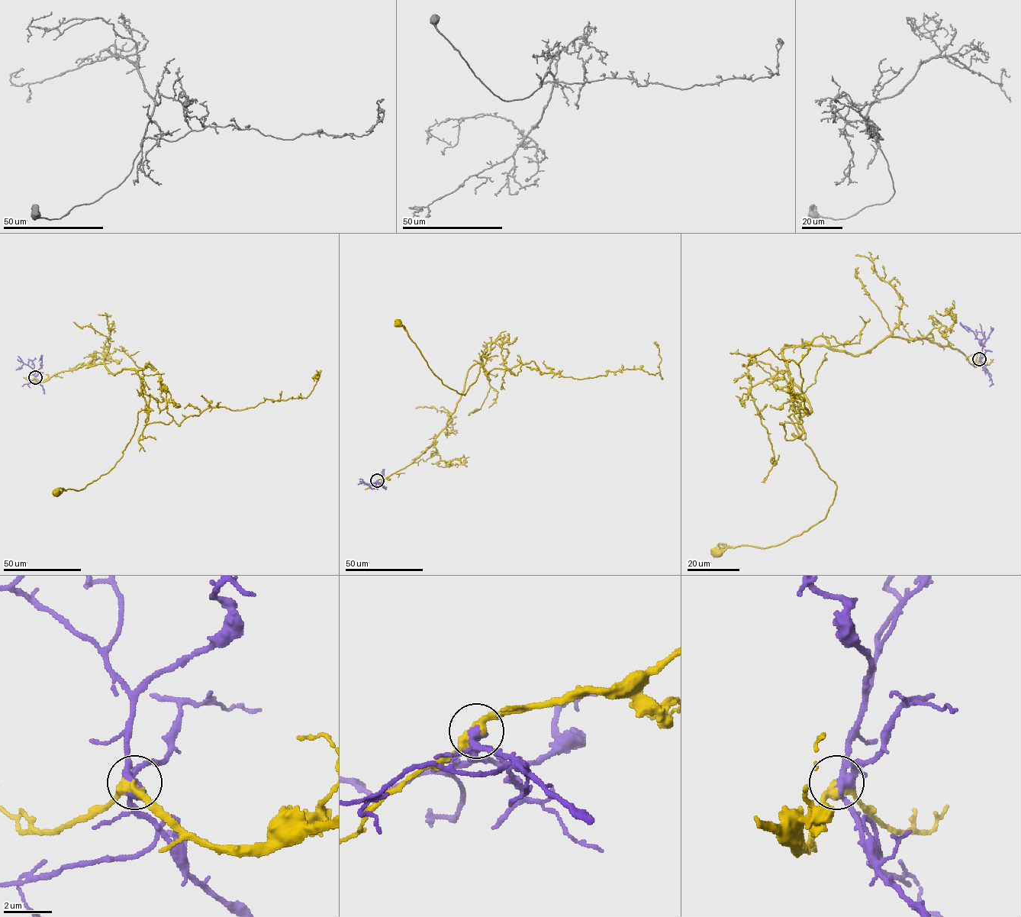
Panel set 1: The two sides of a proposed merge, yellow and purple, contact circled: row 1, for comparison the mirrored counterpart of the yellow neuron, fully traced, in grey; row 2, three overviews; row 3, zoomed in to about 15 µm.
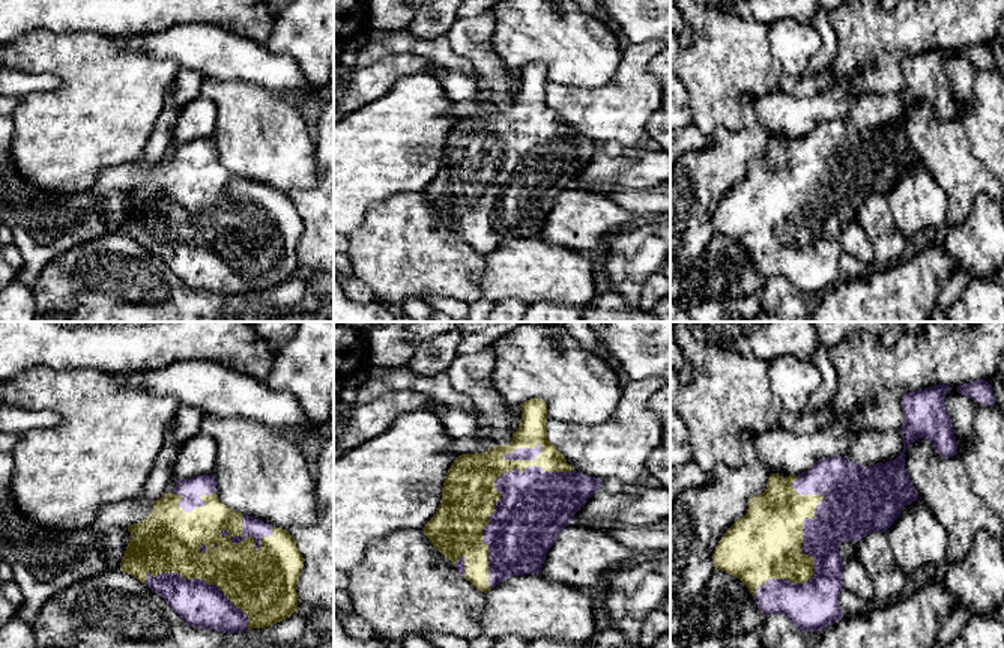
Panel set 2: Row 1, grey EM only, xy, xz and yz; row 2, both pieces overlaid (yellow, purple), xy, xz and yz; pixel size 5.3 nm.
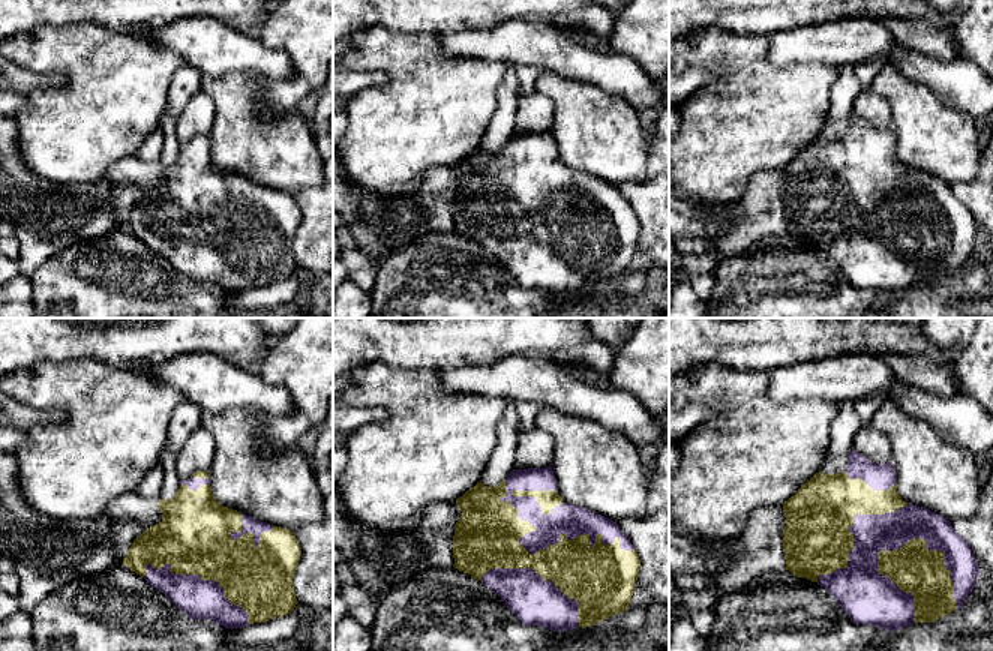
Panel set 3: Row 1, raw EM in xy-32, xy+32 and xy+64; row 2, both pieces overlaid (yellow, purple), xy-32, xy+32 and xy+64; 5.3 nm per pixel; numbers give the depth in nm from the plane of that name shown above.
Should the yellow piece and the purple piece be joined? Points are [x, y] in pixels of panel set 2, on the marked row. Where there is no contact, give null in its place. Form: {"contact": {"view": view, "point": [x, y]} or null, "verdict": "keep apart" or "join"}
{"contact": {"view": "yz", "point": [800, 546]}, "verdict": "keep apart"}

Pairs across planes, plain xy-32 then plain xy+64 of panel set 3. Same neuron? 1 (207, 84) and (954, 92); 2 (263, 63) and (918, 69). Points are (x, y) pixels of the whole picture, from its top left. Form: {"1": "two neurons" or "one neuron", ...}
{"1": "two neurons", "2": "one neuron"}

